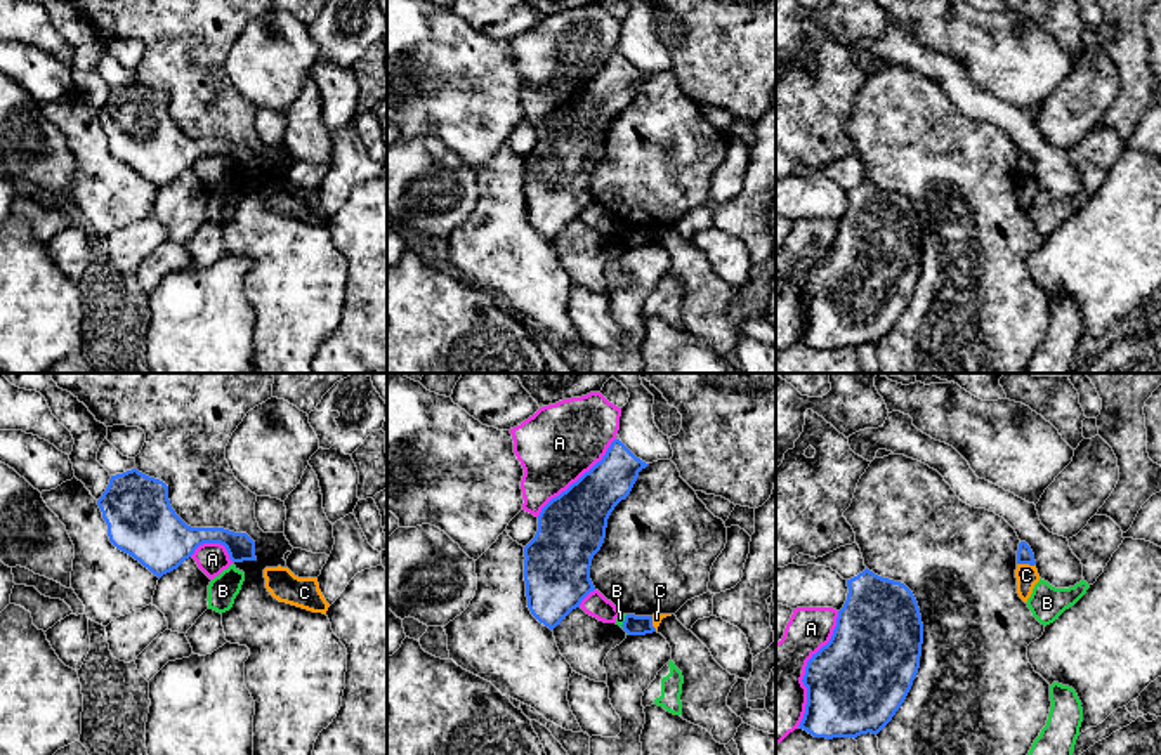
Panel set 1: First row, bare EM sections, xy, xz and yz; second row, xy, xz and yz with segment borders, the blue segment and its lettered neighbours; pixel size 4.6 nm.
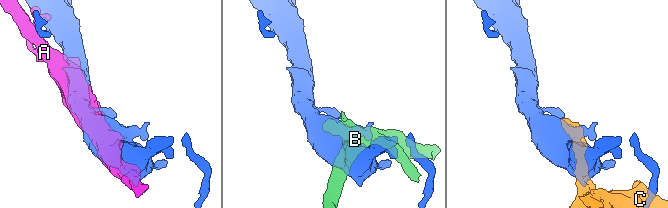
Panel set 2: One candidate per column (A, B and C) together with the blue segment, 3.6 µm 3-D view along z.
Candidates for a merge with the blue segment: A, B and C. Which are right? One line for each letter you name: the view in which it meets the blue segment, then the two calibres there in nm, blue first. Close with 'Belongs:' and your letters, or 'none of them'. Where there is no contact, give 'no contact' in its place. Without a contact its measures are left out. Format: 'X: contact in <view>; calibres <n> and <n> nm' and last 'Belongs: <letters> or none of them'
Belongs: none of them

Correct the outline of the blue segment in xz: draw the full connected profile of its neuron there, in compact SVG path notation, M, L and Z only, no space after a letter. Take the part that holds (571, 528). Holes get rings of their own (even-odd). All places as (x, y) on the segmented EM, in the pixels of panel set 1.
M614 439L600 462L541 509L538 531L524 547L524 581L531 614L550 630L595 590L590 566L604 543L607 519L614 507L630 495L639 472L647 465L620 439Z

